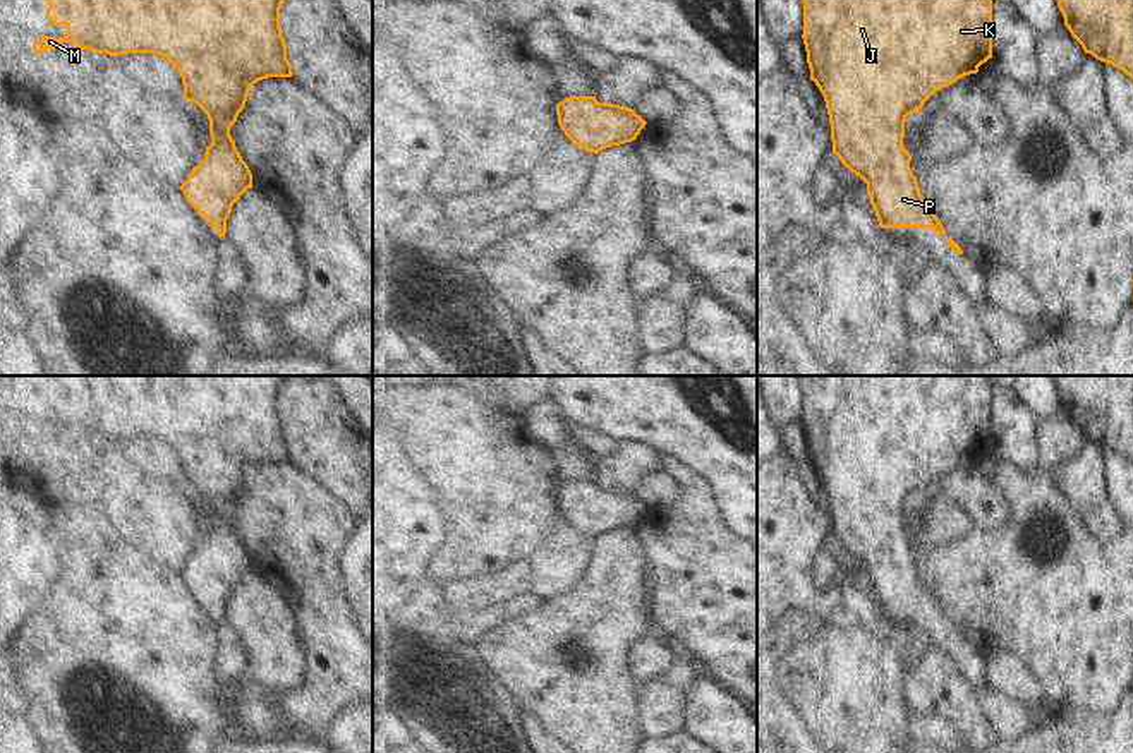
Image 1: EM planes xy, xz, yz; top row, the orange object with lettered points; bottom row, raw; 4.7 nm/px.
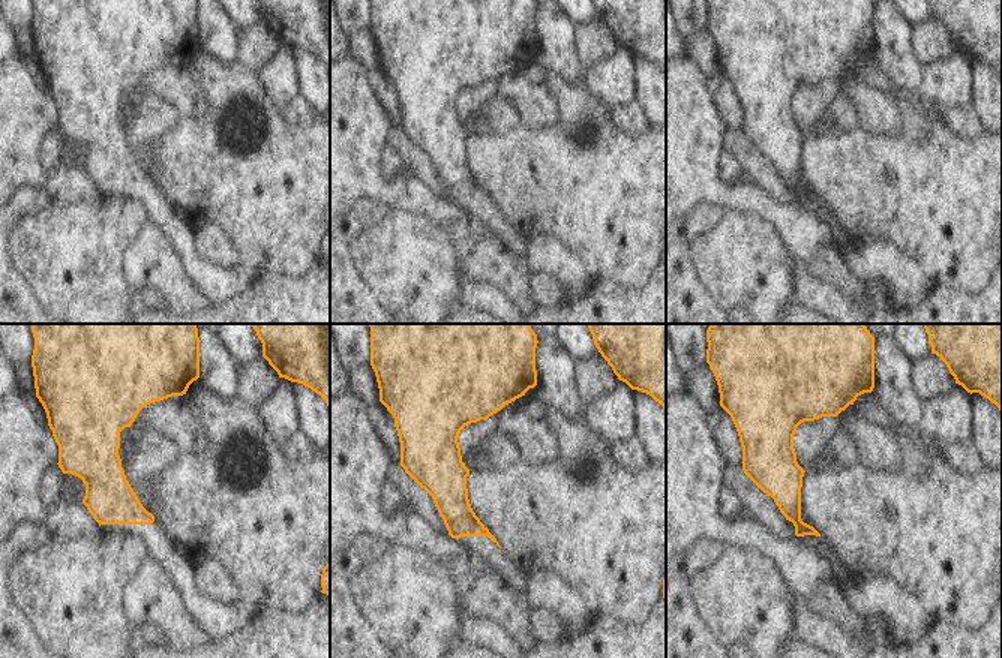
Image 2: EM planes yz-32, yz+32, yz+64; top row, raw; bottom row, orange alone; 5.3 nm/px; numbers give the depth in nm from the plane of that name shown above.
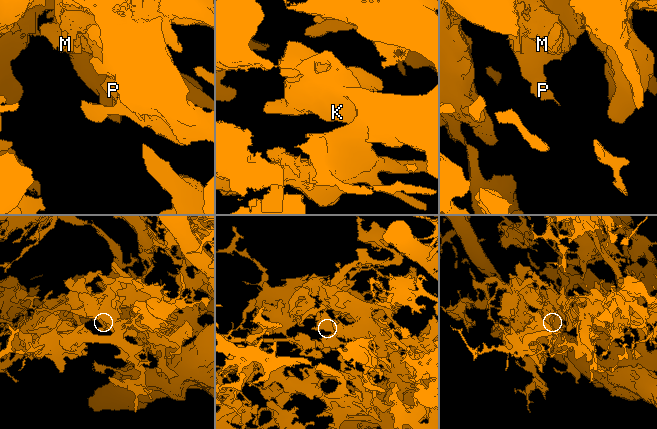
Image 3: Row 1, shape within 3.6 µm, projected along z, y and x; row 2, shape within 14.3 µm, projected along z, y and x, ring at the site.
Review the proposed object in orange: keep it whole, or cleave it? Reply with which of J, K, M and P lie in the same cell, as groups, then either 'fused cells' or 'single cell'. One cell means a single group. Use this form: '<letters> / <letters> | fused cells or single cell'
J K M P | single cell

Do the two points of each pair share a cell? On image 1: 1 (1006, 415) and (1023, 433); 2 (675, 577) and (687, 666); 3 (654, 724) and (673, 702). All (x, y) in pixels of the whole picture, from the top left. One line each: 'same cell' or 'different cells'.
1: same cell
2: different cells
3: same cell

